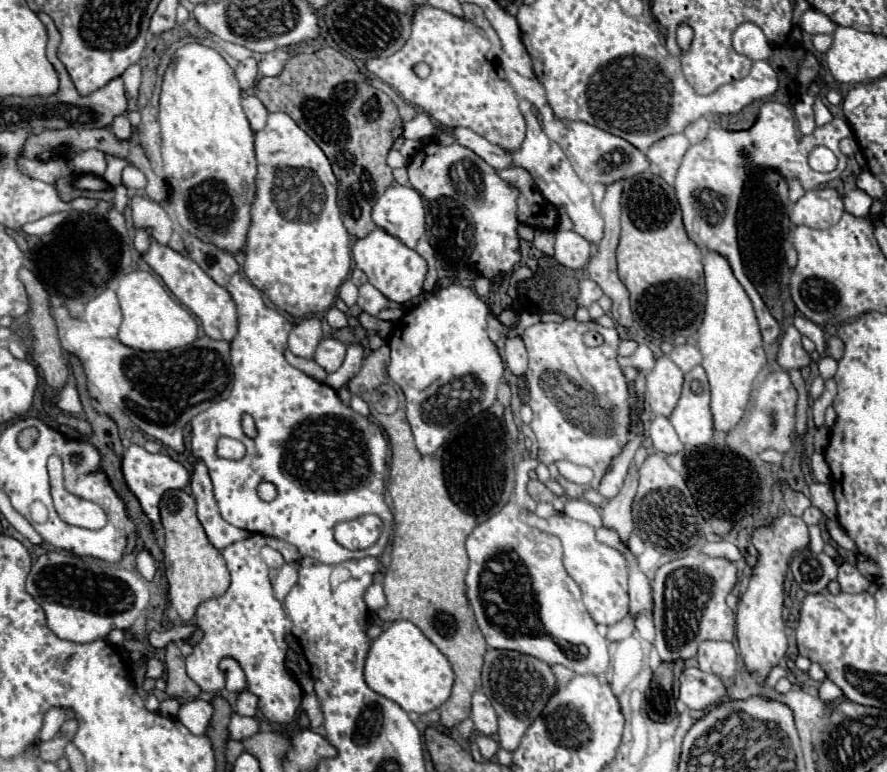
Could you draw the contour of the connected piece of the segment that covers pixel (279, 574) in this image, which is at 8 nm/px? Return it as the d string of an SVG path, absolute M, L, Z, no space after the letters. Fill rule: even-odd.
M285 563L281 569L269 567L269 578L275 578L271 581L273 591L275 591L277 601L283 605L283 601L285 597L287 597L289 589L291 589L291 587L295 585L295 581L297 581L297 569L291 567L291 565L287 565L287 563Z

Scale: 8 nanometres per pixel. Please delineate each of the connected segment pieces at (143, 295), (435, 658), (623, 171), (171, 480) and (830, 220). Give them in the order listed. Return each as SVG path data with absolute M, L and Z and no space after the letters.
M131 271L117 285L117 297L123 311L123 323L117 339L133 349L141 351L171 351L185 347L197 339L197 323L193 315L179 305L165 289L165 285L147 271Z
M395 621L371 641L365 681L375 693L399 703L405 711L429 713L439 709L451 695L453 679L455 673L447 657L411 621Z
M509 71L507 73L507 81L509 85L515 89L515 93L519 95L519 99L527 99L531 101L539 113L541 113L541 125L543 125L543 131L547 133L547 137L551 137L551 141L555 141L565 153L567 153L567 159L571 161L575 173L587 181L587 183L603 183L603 185L611 185L615 181L621 181L621 179L627 179L627 177L633 177L637 173L643 173L649 165L647 165L647 157L635 149L629 141L617 137L617 135L611 135L599 127L593 127L589 123L581 123L581 121L565 121L565 119L557 119L547 103L547 97L545 97L545 91L543 91L543 85L537 81L537 79L525 79L521 77L519 73L515 71Z
M131 445L125 451L121 469L123 469L123 477L125 477L127 485L129 485L129 489L137 495L145 515L151 521L159 521L159 501L161 501L163 491L165 489L183 489L191 481L191 471L185 465L181 465L179 461L171 459L165 453L149 453L139 445Z
M831 187L821 191L807 191L791 211L791 223L807 225L813 229L833 227L845 213L843 199Z

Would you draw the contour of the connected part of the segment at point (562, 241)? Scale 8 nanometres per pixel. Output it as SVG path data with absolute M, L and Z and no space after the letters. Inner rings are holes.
M559 231L555 241L555 259L569 267L569 269L581 269L587 265L591 257L591 243L585 237L579 237L575 231Z

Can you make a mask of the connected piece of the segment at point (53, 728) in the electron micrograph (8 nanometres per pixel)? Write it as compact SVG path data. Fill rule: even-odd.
M53 707L53 709L49 709L49 713L45 715L45 723L43 723L43 729L41 729L39 739L41 739L41 741L53 739L55 733L59 731L59 727L63 725L65 717L67 717L67 709L63 709L63 707Z

